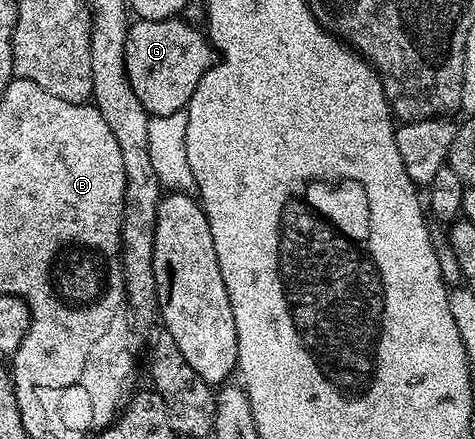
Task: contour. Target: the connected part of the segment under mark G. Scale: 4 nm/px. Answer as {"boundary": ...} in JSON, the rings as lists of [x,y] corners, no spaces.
{"boundary":[[[136,19],[128,26],[128,38],[124,44],[124,71],[130,79],[130,87],[134,87],[134,95],[138,95],[138,103],[149,115],[161,117],[174,115],[174,111],[185,108],[194,95],[202,75],[214,64],[214,50],[211,41],[203,32],[200,33],[192,25],[180,21],[184,19],[169,19],[166,21],[146,21]]]}

